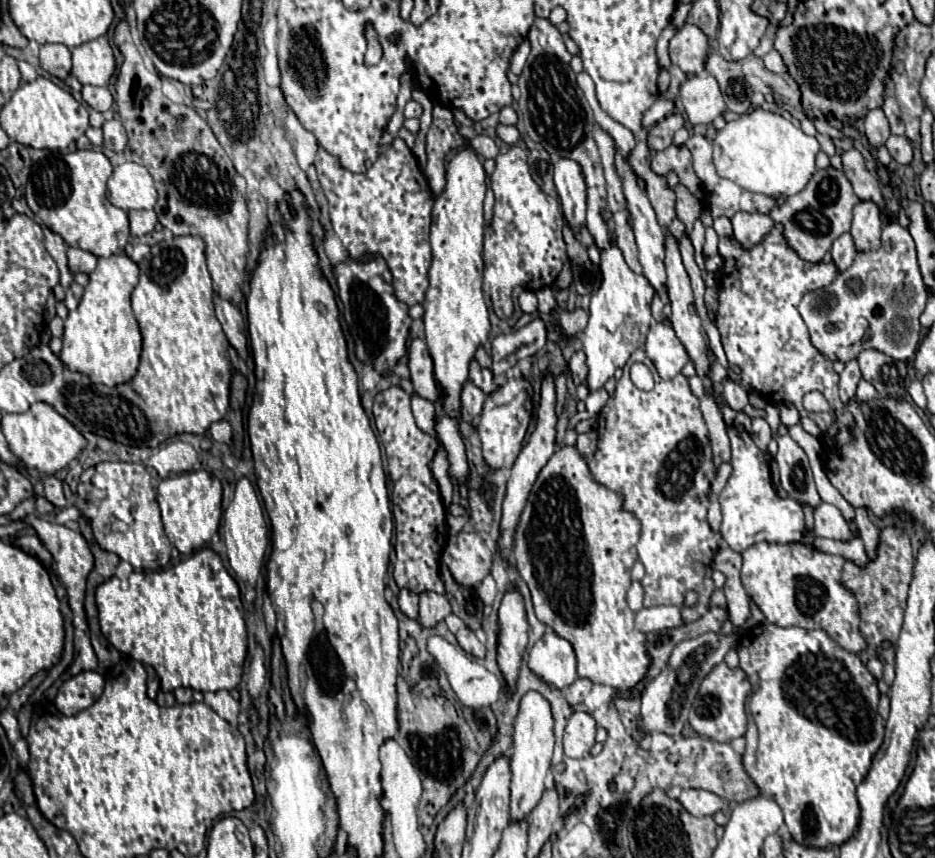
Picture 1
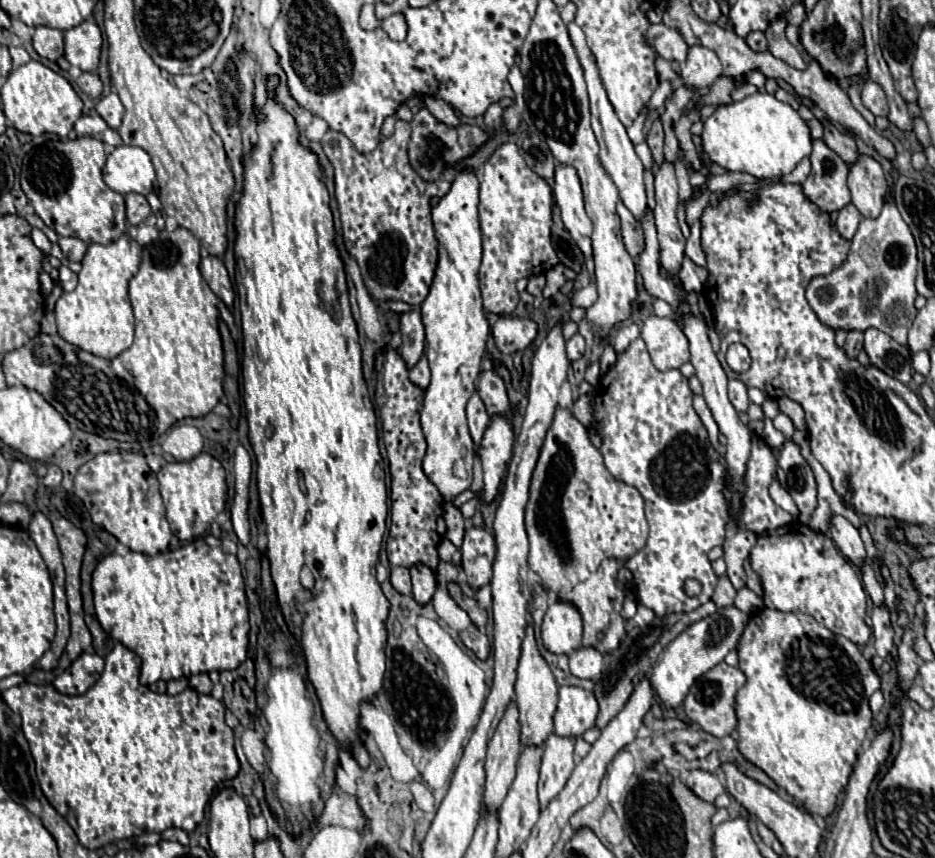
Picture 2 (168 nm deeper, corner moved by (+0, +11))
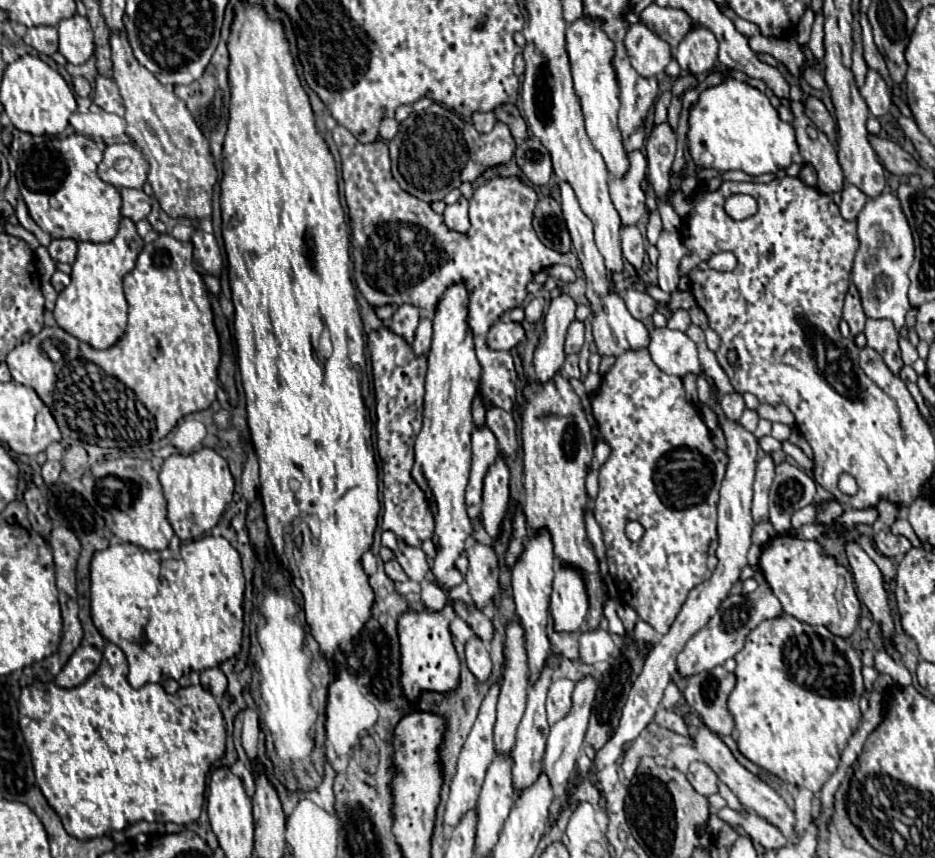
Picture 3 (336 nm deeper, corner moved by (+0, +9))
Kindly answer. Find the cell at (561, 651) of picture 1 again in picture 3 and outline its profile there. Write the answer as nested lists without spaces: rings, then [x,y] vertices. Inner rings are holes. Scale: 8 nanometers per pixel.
[[[559,566],[555,570],[551,594],[551,618],[555,632],[577,632],[587,616],[587,592],[579,570]]]

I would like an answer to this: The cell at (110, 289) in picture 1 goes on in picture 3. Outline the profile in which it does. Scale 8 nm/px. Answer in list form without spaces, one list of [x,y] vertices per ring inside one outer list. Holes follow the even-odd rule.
[[[129,218],[121,220],[119,232],[111,242],[79,242],[77,260],[71,272],[71,284],[59,292],[53,310],[57,324],[67,334],[97,350],[111,348],[127,330],[127,300],[123,294],[123,278],[137,264],[137,254],[141,254],[141,250],[143,240]]]

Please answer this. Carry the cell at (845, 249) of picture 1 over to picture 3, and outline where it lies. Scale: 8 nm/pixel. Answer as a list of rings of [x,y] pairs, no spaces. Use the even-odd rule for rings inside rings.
[[[847,184],[847,186],[843,188],[841,198],[843,198],[841,204],[839,204],[841,216],[843,216],[847,222],[855,222],[857,216],[859,216],[859,212],[861,212],[861,208],[863,208],[865,202],[867,202],[867,196],[865,196],[861,190],[857,190],[855,186]]]

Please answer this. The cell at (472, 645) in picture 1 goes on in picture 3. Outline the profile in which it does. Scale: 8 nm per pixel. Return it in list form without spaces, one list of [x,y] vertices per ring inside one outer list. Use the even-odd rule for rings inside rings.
[[[473,636],[465,644],[465,656],[467,656],[469,670],[477,676],[479,682],[485,682],[491,674],[491,658],[489,658],[489,652],[487,652],[485,644],[477,636]]]

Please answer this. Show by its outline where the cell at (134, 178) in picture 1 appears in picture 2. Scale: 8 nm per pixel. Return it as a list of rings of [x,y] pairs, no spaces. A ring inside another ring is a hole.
[[[117,146],[103,166],[103,182],[119,192],[137,192],[147,196],[153,190],[155,170],[149,154],[137,146]]]

